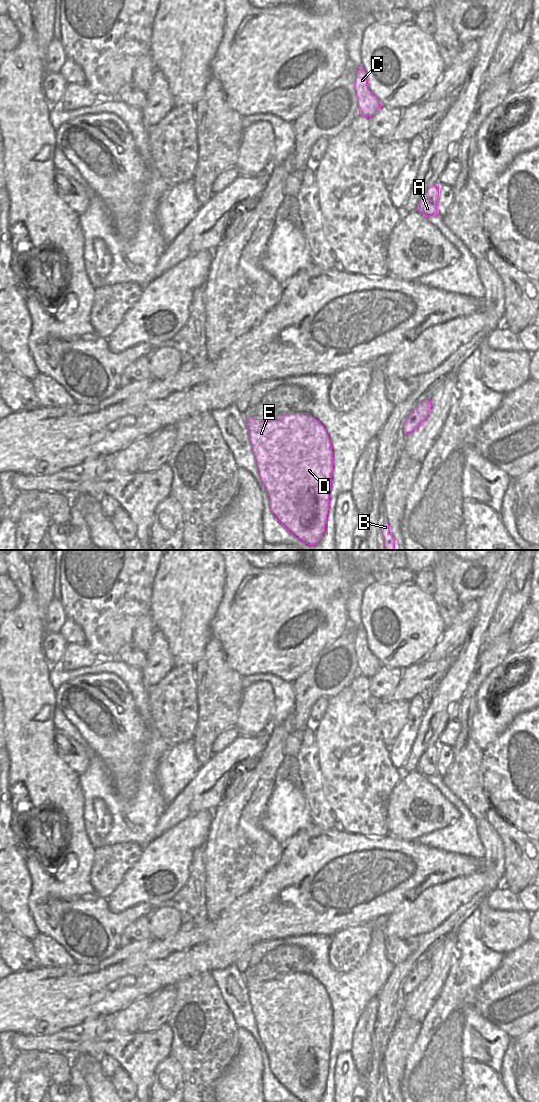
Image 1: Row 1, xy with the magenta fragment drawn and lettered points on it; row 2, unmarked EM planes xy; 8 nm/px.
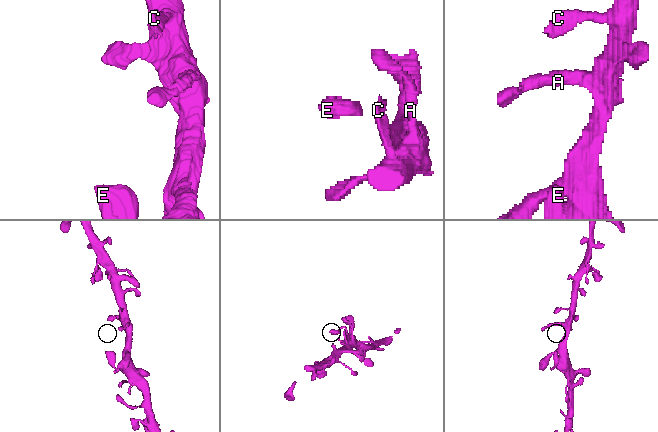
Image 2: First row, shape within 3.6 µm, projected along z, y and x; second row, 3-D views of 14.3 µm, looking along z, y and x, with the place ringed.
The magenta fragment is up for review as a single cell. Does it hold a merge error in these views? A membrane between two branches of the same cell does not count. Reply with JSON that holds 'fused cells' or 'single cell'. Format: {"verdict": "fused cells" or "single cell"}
{"verdict": "single cell"}

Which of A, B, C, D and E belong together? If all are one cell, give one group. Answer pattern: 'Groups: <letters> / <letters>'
Groups: A B C D E.

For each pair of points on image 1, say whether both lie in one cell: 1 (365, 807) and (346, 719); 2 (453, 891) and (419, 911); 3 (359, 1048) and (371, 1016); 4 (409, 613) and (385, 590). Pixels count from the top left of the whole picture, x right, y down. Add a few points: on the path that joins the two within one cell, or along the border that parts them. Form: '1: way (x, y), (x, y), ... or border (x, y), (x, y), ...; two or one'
1: way (358, 785), (358, 776), (349, 741); one
2: way (445, 899), (427, 911); one
3: way (363, 1040), (366, 1024); one
4: way (403, 610), (389, 596); one

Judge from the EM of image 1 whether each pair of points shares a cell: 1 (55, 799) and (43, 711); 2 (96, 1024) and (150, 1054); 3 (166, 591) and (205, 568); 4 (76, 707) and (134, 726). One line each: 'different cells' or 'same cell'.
1: same cell
2: different cells
3: same cell
4: same cell

